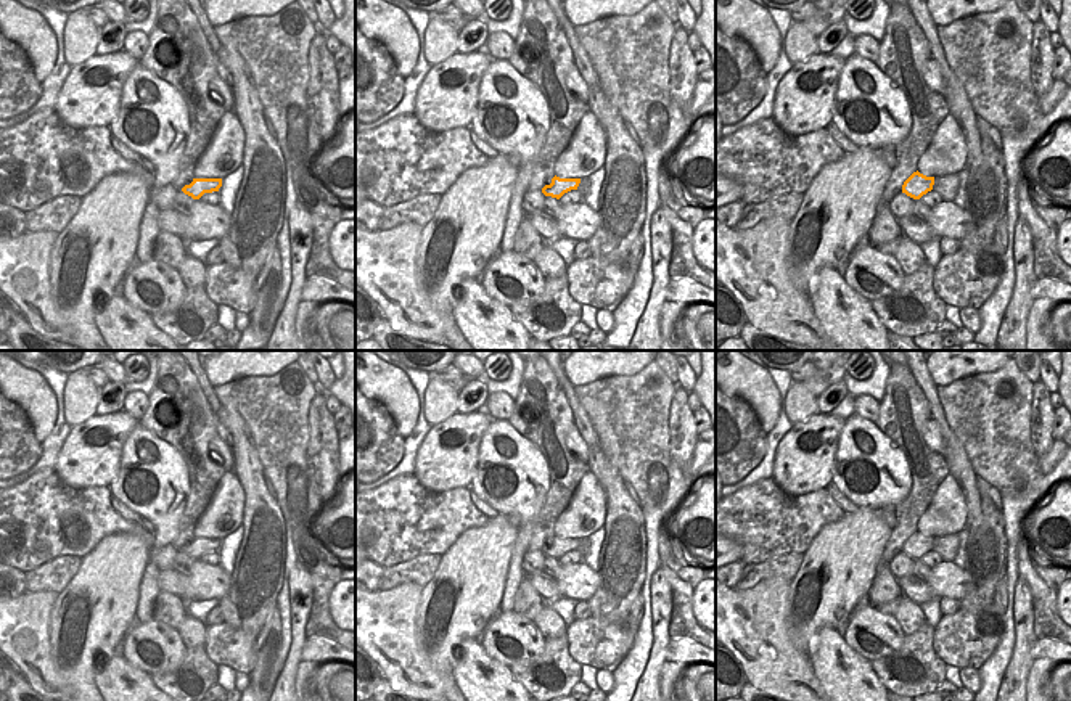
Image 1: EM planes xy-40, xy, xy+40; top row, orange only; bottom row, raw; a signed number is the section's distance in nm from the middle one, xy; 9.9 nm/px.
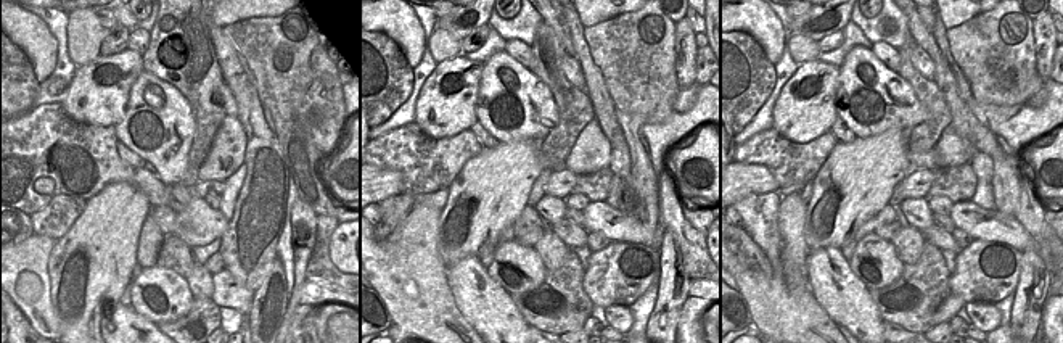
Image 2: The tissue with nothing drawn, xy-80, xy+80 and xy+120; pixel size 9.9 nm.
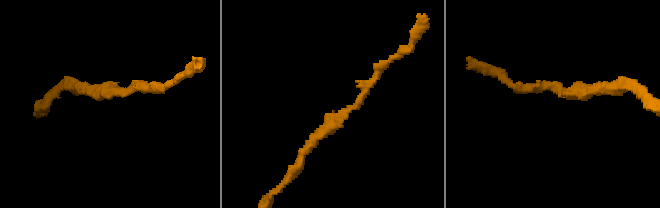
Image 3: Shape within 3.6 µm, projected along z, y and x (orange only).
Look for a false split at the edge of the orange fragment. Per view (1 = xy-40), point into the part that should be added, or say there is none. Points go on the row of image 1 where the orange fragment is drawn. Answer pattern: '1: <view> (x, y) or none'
1: none

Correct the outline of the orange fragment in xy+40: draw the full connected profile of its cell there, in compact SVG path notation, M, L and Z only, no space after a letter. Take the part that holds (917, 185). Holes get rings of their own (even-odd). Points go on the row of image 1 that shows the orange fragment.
M918 170L913 172L902 185L902 193L913 199L920 199L923 195L933 190L934 177L926 177Z

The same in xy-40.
M193 178L190 185L185 185L182 191L193 199L199 199L204 193L219 191L222 178Z

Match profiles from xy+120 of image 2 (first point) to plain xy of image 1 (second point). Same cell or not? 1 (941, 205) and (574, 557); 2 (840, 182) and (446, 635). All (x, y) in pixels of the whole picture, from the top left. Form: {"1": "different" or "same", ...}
{"1": "same", "2": "same"}

